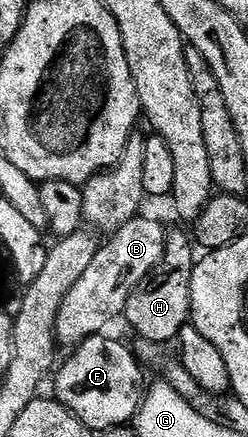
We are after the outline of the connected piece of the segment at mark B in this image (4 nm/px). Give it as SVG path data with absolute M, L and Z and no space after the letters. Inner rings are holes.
M138 217L127 221L118 231L112 232L109 239L100 244L95 253L95 261L71 285L71 293L63 301L57 318L55 338L62 348L72 349L92 335L102 334L112 319L120 320L125 306L136 287L159 265L165 252L167 227L157 219Z

